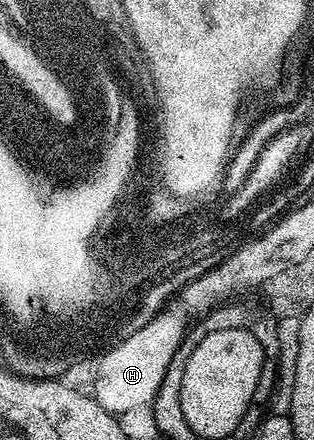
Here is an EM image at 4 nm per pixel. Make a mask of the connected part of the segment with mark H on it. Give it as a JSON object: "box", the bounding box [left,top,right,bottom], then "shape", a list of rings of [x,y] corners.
{"box":[92,312,184,415],"shape":[[[158,312],[147,325],[140,327],[140,331],[128,335],[128,339],[120,342],[115,349],[101,354],[92,396],[106,413],[123,415],[133,409],[142,409],[145,405],[147,408],[153,402],[167,367],[178,355],[178,345],[184,336],[181,319],[174,313],[166,312]]]}

